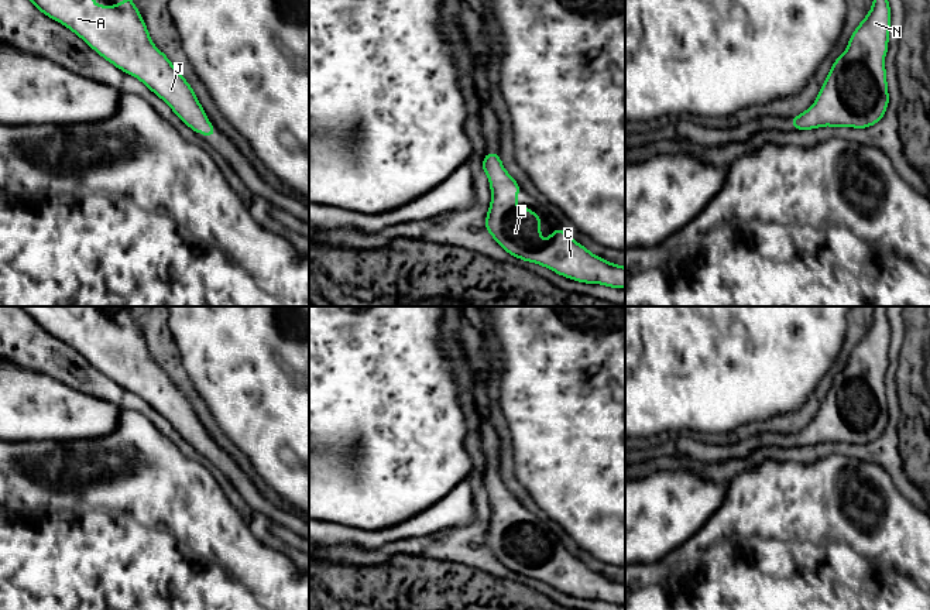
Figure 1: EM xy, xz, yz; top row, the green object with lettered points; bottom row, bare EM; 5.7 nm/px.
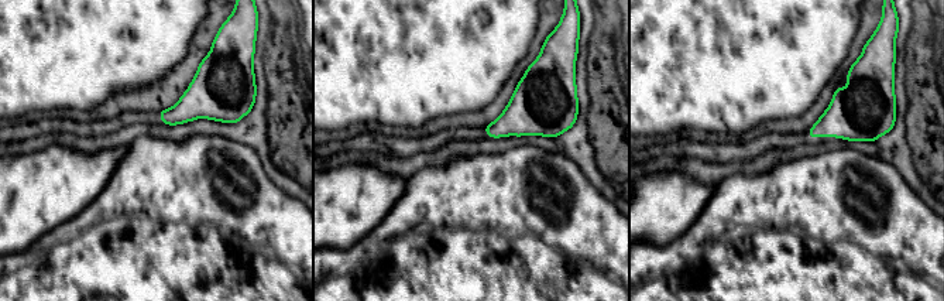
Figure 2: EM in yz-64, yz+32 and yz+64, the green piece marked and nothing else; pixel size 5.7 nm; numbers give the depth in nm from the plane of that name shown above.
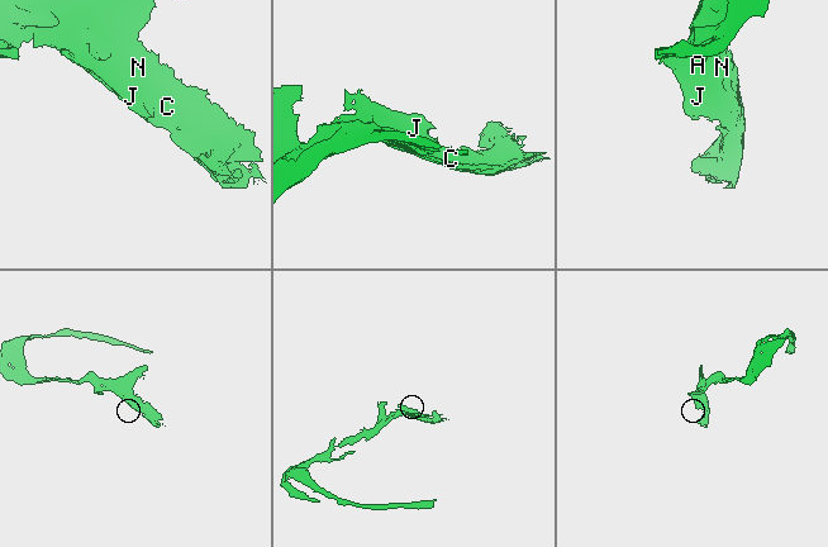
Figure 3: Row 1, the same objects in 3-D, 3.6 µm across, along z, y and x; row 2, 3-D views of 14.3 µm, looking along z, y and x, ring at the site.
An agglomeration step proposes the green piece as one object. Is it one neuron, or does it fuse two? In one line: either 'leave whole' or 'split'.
leave whole

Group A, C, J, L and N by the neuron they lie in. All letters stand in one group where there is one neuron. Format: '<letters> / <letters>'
A C J L N

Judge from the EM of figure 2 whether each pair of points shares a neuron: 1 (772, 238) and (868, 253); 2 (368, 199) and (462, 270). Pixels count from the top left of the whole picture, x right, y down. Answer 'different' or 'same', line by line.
1: same
2: different

